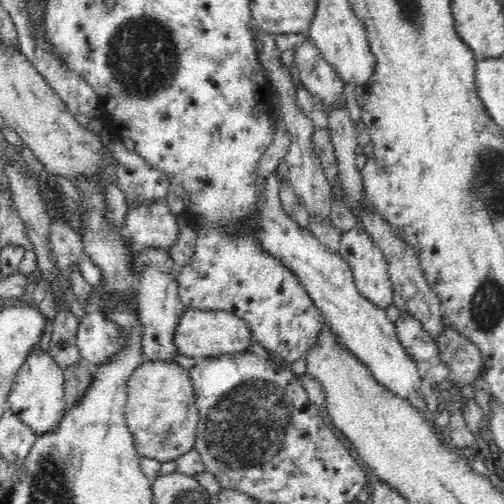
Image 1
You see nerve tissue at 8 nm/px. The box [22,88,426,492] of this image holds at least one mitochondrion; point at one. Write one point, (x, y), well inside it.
(243, 425)

